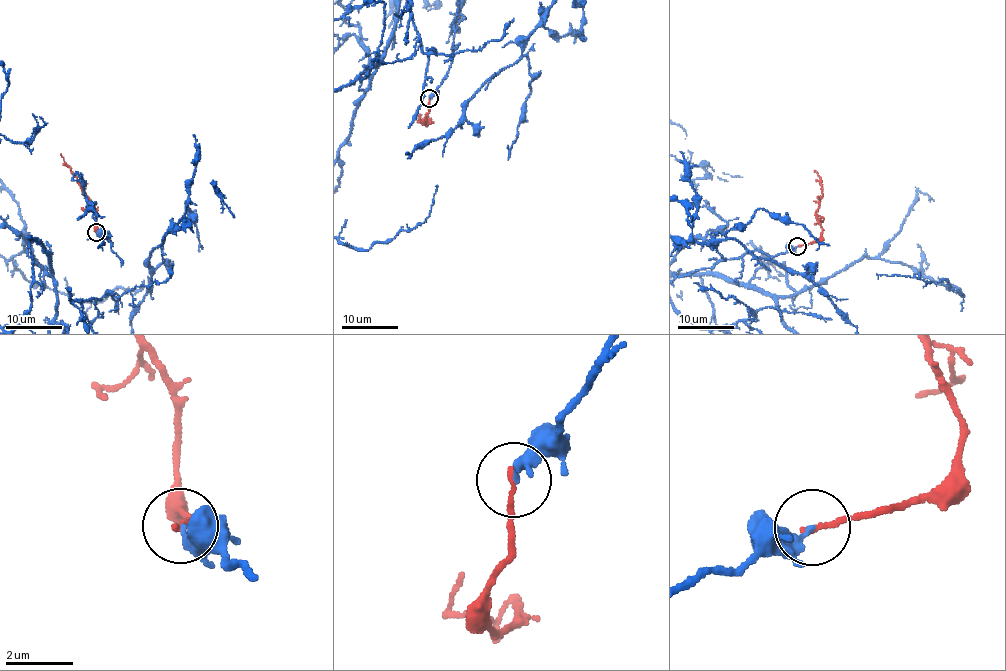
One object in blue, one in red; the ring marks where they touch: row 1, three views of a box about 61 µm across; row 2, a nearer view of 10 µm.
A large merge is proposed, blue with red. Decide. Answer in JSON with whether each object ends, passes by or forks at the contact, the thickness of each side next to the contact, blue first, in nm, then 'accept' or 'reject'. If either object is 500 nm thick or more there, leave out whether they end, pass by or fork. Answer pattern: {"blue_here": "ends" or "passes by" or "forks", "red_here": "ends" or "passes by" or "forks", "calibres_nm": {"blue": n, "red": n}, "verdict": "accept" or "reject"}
{"blue_here": "ends", "red_here": "ends", "calibres_nm": {"blue": 280, "red": 160}, "verdict": "reject"}

